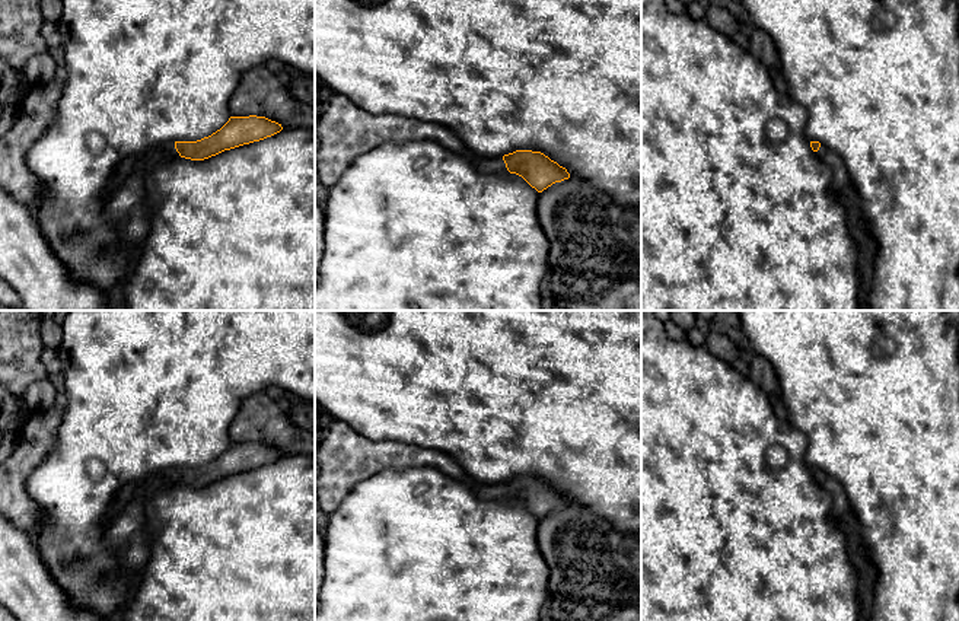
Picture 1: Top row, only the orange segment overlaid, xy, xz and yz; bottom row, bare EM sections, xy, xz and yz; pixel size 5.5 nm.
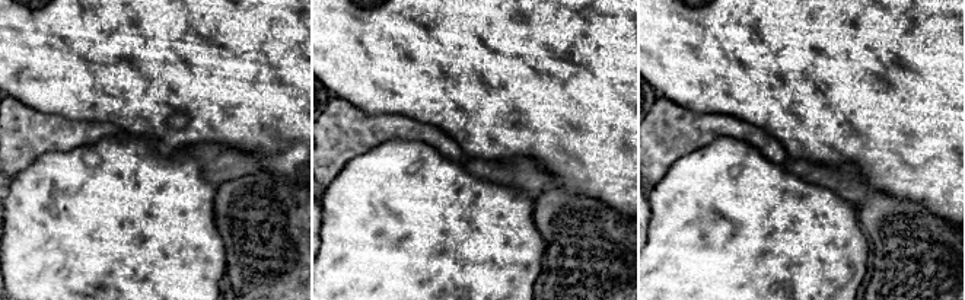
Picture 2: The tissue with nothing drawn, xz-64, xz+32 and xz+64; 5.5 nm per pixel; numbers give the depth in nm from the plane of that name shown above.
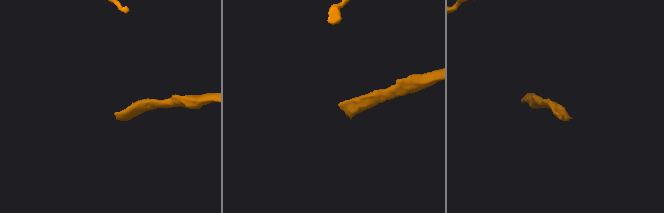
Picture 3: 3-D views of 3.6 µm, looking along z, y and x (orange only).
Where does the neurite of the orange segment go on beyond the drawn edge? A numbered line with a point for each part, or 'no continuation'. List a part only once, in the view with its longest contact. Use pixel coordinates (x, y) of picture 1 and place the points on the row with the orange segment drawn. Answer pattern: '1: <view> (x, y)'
1: xz (496, 165)

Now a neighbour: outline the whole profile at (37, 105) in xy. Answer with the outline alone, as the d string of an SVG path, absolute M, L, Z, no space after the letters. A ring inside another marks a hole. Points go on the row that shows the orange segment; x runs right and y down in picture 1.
M63 83L29 85L19 96L10 128L0 137L0 187L35 214L44 198L42 181L28 168L28 152L55 120Z

